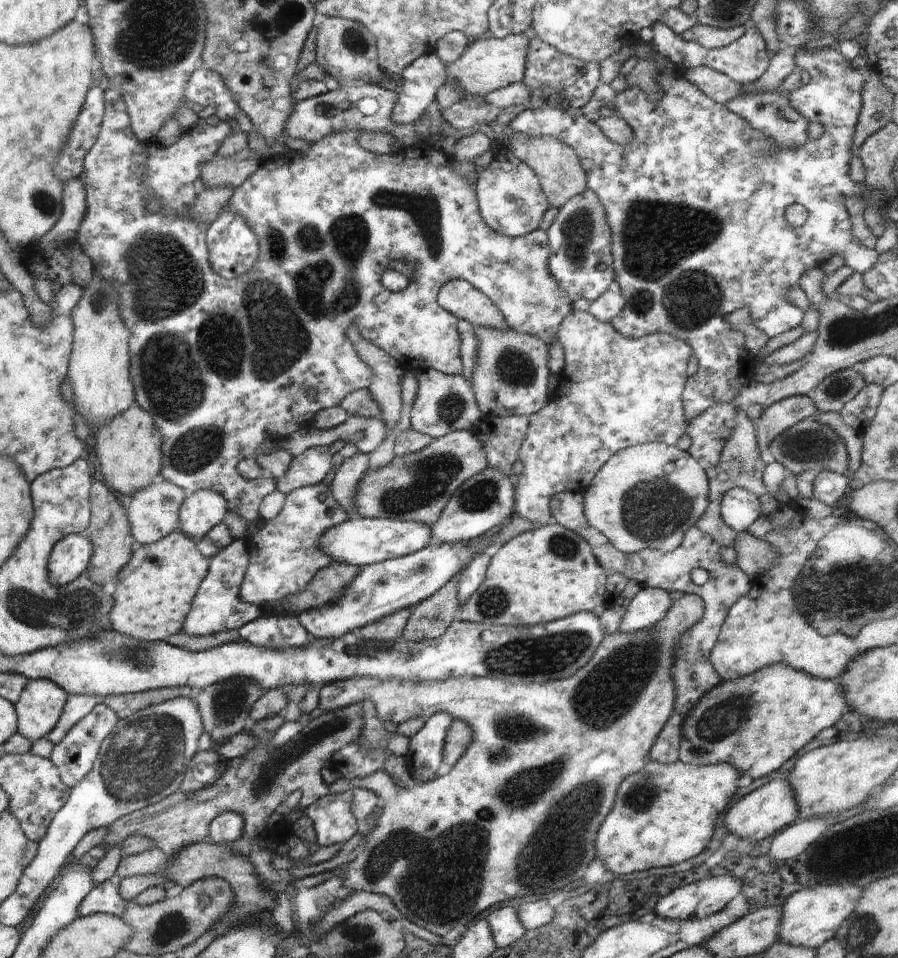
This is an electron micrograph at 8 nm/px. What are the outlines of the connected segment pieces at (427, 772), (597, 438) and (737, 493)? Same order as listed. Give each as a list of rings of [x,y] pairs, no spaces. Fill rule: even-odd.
[[[434,713],[411,738],[404,758],[416,782],[431,781],[438,777],[438,768],[443,761],[444,741],[453,720],[450,713]]]
[[[572,309],[561,322],[559,331],[557,332],[557,340],[563,346],[565,354],[565,365],[561,370],[557,380],[558,385],[554,392],[550,395],[549,401],[534,414],[529,416],[529,427],[527,428],[525,439],[522,441],[519,450],[519,460],[524,466],[524,471],[515,479],[515,508],[514,515],[531,520],[535,526],[542,526],[552,521],[549,510],[549,502],[554,494],[564,491],[572,491],[575,493],[584,493],[589,487],[596,473],[604,466],[604,463],[616,452],[624,450],[629,446],[638,443],[664,443],[667,445],[677,446],[680,438],[685,436],[687,429],[687,418],[683,409],[682,393],[685,384],[690,376],[688,376],[688,361],[692,358],[693,350],[688,343],[677,339],[666,333],[652,333],[640,338],[623,337],[619,332],[614,330],[610,323],[603,323],[601,320],[595,319],[592,314],[586,311]]]
[[[734,487],[724,493],[720,513],[723,521],[737,533],[748,527],[762,514],[758,493],[744,487]]]

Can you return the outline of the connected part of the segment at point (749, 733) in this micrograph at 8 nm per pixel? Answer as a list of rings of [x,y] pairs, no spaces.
[[[784,663],[765,666],[739,679],[721,681],[700,698],[684,719],[679,760],[693,765],[726,763],[732,765],[740,776],[751,776],[754,780],[778,770],[817,732],[834,727],[846,714],[849,714],[848,704],[838,680],[816,678]]]

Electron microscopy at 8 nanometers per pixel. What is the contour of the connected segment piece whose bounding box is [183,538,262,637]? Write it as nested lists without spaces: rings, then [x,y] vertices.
[[[245,538],[234,539],[209,559],[209,567],[200,583],[191,609],[186,615],[183,629],[190,636],[206,636],[233,629],[237,631],[250,621],[260,617],[259,606],[247,604],[240,598],[240,587],[249,565],[249,554]]]

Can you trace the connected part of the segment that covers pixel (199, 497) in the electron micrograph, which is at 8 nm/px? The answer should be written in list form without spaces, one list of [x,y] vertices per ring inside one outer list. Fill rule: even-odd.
[[[209,489],[189,493],[179,508],[178,528],[193,540],[207,536],[227,514],[227,502]]]

